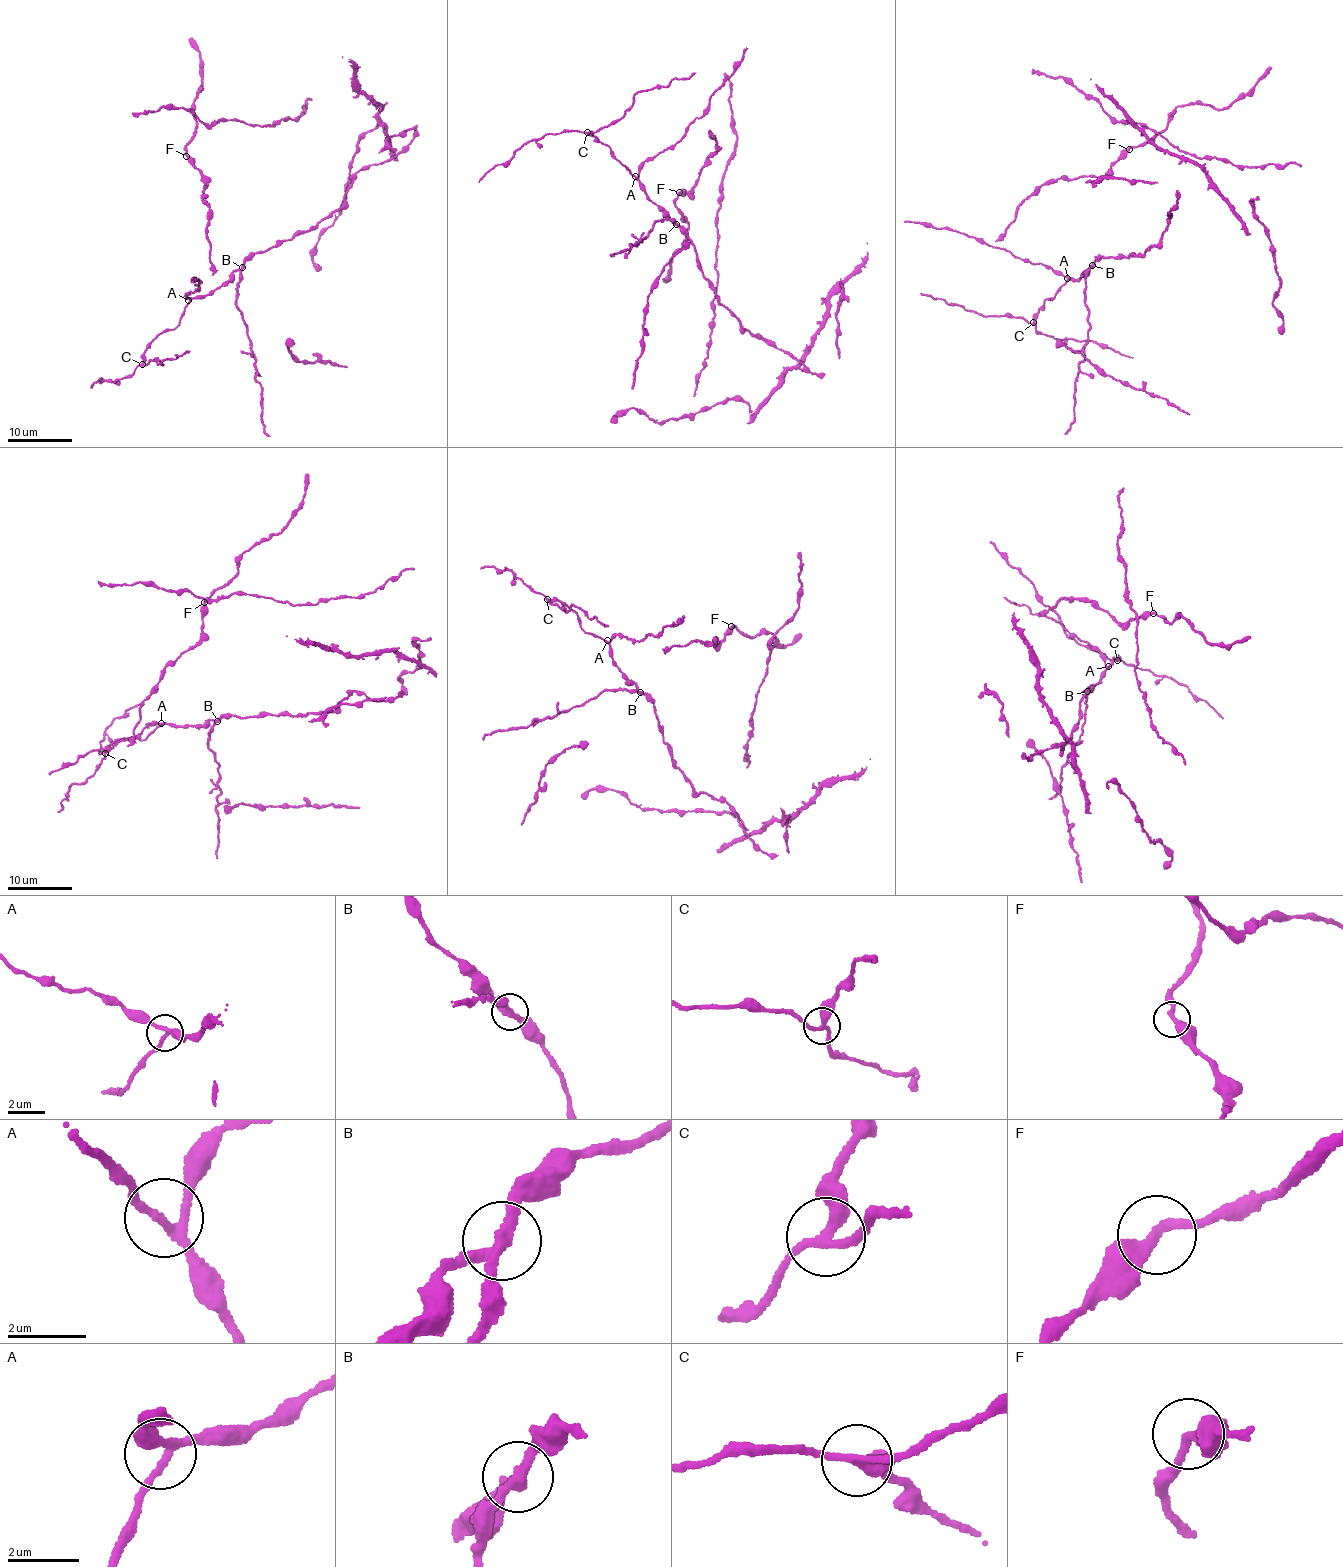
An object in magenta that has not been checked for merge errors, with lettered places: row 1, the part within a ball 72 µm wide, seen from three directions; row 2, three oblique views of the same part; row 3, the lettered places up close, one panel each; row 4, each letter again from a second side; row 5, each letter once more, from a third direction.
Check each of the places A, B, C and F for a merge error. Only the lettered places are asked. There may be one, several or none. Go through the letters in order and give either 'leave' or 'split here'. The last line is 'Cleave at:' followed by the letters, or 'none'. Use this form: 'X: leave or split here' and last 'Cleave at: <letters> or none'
A: leave
B: split here
C: split here
F: leave
Cleave at: B, C

